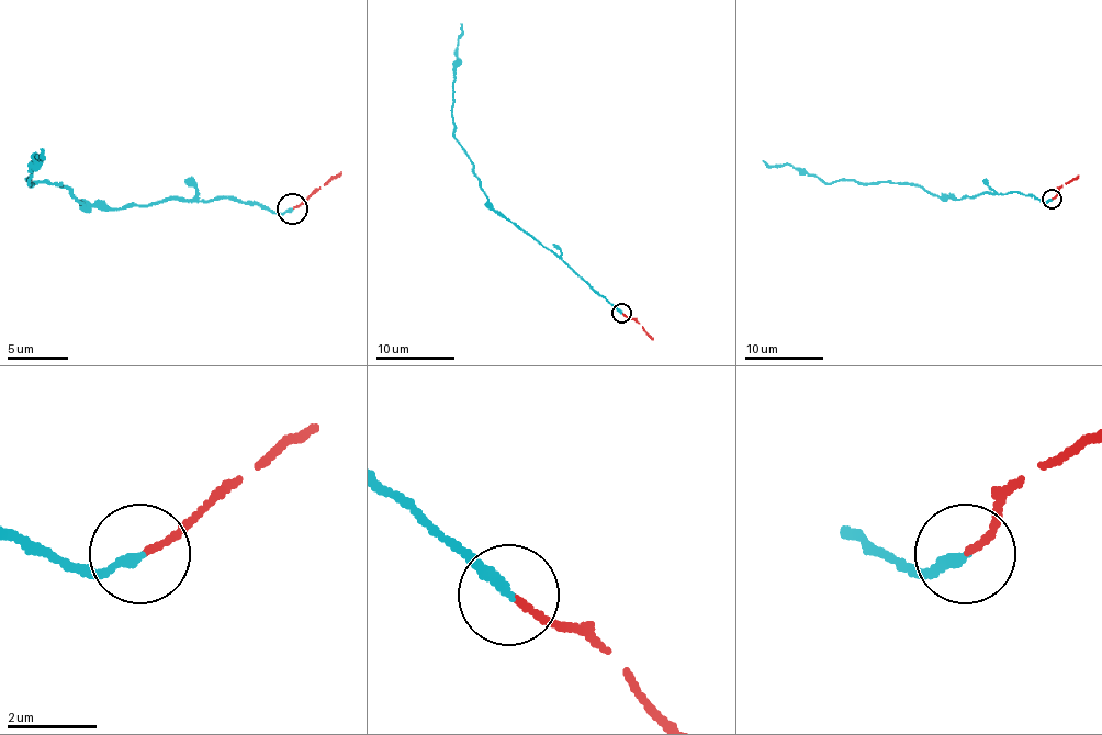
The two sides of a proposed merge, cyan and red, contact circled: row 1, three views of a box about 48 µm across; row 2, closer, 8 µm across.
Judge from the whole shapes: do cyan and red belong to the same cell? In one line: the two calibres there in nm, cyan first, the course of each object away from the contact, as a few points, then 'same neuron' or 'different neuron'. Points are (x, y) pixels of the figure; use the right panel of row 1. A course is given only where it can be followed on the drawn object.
calibres 220 and 130 nm; course cyan (1053, 199), (1041, 202), (1020, 192), (947, 199), (913, 184), (823, 182), (790, 165), (763, 161); course red (1053, 199), (1056, 191), (1078, 174); same neuron

